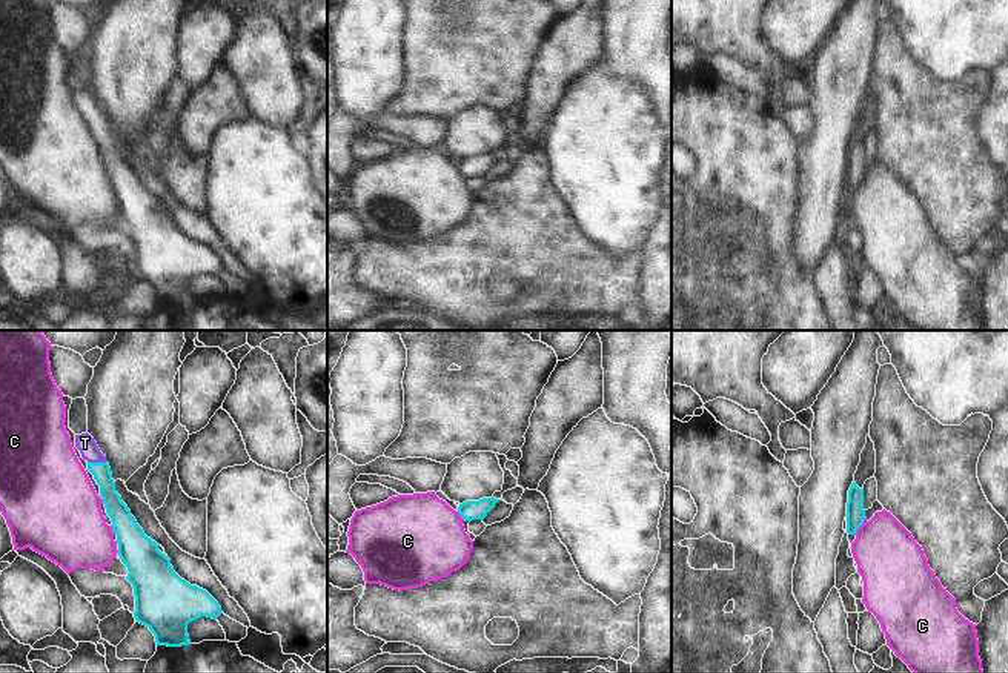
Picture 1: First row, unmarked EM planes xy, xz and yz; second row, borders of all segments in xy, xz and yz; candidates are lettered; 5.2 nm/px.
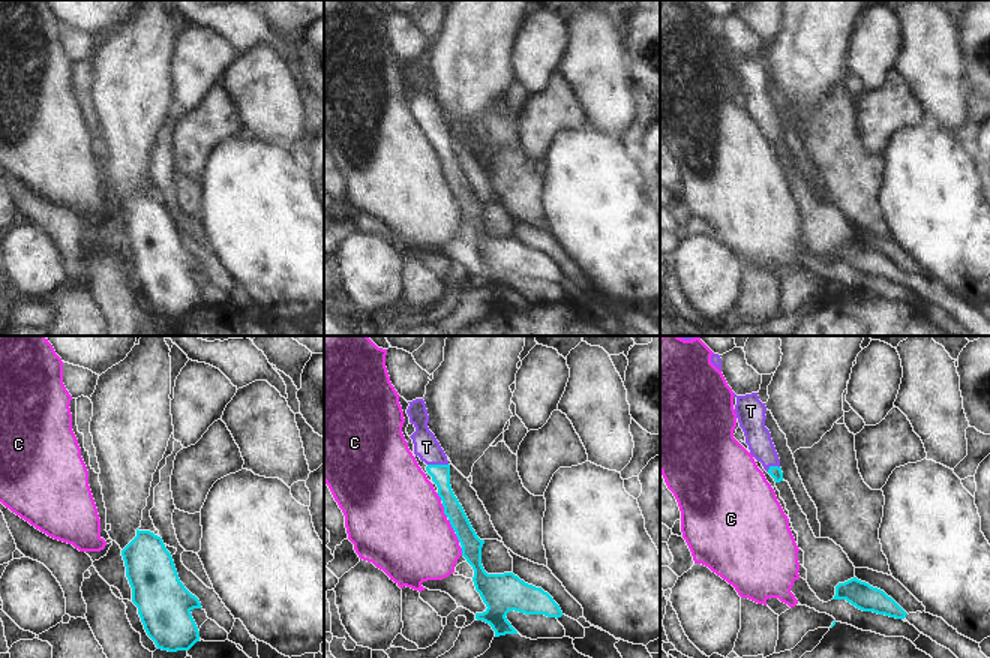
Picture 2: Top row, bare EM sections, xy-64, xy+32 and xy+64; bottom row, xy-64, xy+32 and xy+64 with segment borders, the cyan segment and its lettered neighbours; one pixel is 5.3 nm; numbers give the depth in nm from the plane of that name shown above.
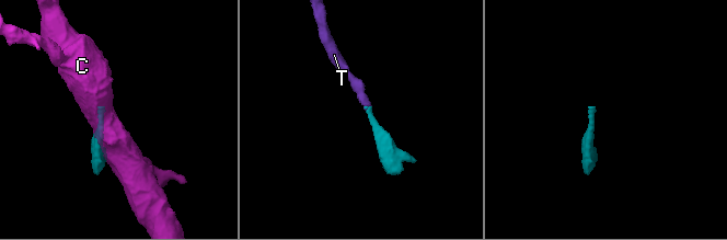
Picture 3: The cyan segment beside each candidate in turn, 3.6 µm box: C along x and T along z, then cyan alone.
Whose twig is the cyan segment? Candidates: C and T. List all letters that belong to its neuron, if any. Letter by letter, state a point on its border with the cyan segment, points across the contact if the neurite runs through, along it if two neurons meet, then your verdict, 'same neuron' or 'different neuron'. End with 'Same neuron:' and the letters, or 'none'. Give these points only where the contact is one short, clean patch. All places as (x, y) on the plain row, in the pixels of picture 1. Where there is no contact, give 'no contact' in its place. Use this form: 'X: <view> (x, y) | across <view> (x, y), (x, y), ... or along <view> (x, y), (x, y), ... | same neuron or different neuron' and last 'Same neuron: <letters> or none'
C: yz (859, 182) | along yz (864, 172), (864, 177), (853, 189) | different neuron
T: xy (97, 119) | across xy (102, 129), (97, 119), (85, 99) | same neuron
Same neuron: T

